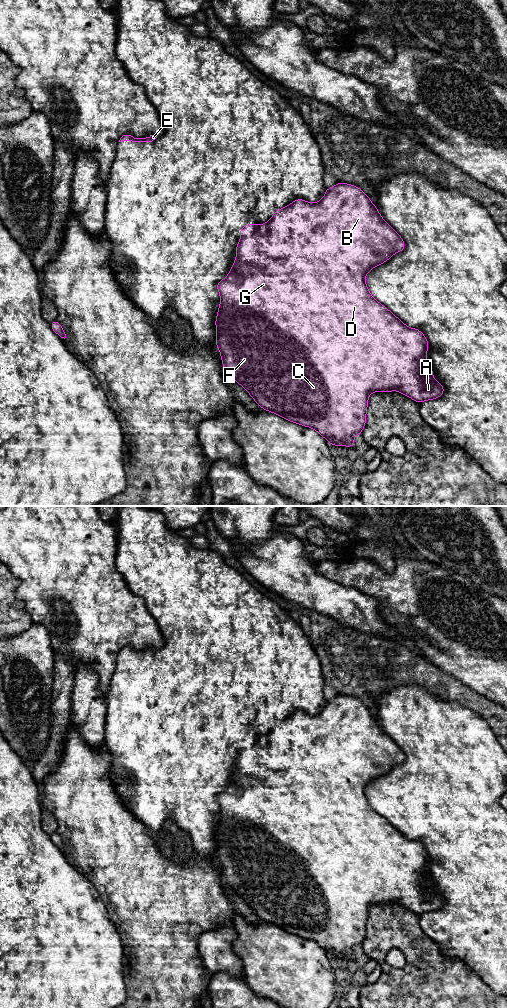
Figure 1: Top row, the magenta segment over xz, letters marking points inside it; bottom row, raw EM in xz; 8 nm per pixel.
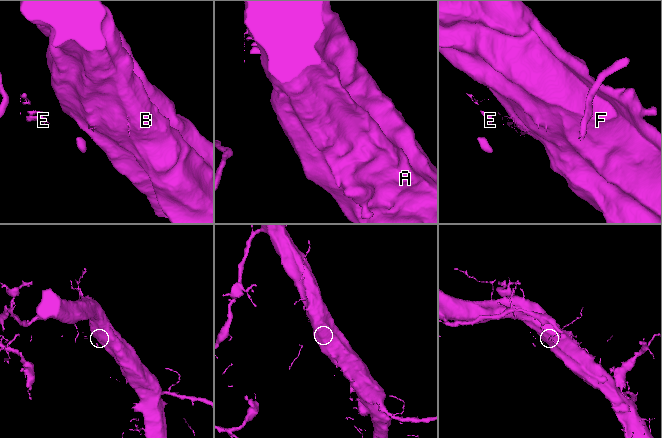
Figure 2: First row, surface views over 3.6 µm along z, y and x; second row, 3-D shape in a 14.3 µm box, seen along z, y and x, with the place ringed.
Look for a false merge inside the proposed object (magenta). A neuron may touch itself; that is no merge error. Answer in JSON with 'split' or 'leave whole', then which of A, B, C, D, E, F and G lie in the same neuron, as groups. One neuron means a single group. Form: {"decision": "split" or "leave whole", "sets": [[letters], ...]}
{"decision": "split", "sets": [["A", "B", "C", "D", "F", "G"], ["E"]]}

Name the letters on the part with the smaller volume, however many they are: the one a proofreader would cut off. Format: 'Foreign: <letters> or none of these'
Foreign: E

